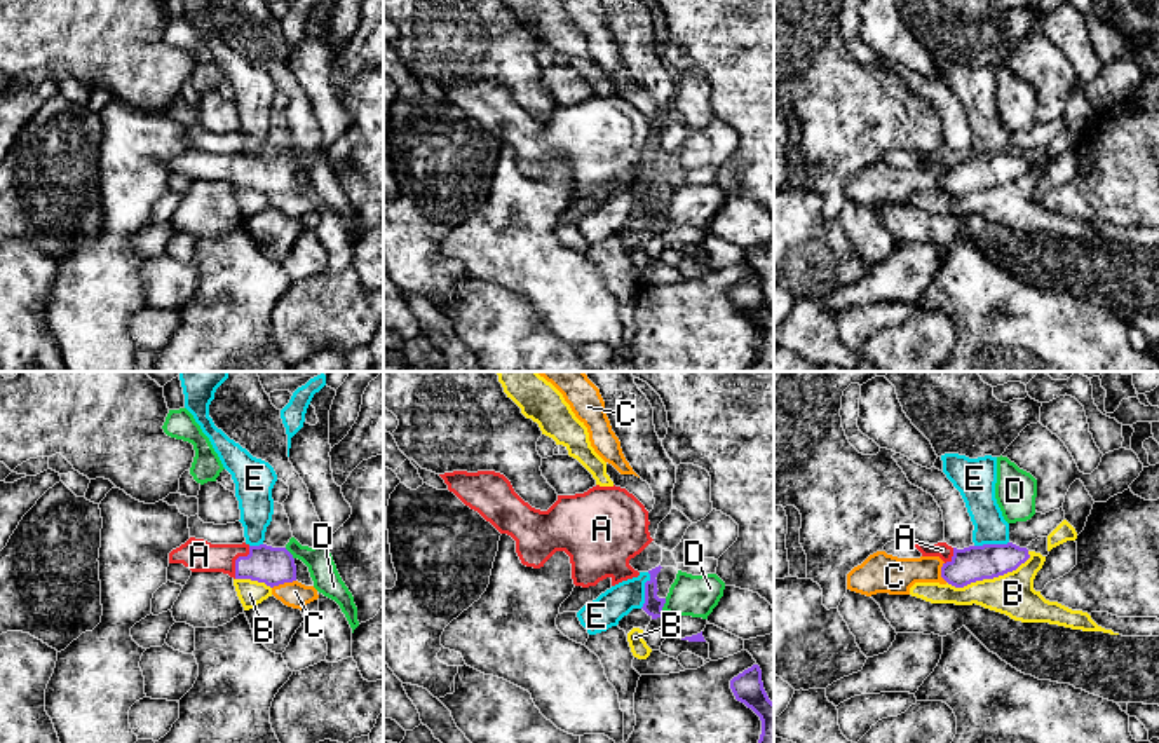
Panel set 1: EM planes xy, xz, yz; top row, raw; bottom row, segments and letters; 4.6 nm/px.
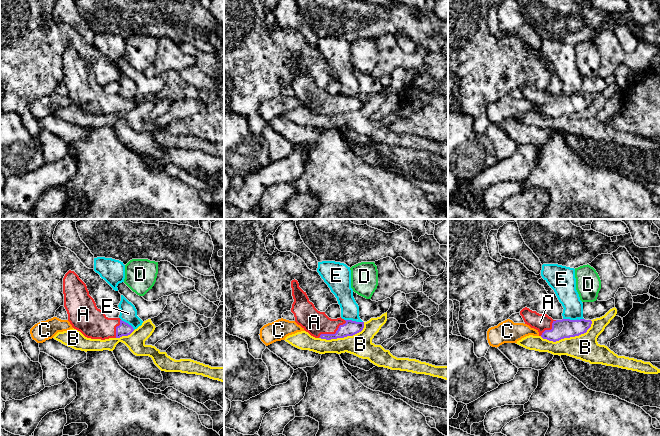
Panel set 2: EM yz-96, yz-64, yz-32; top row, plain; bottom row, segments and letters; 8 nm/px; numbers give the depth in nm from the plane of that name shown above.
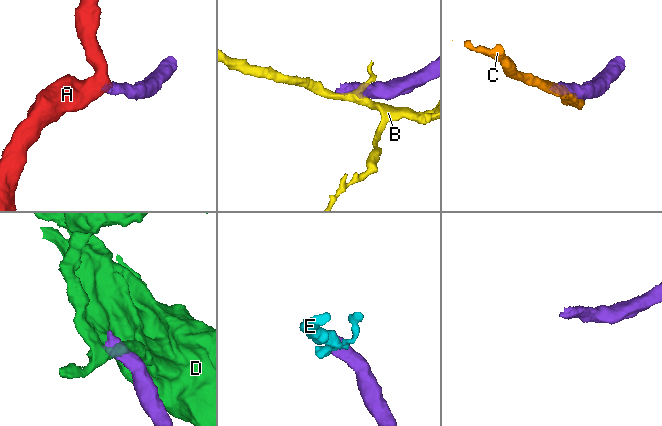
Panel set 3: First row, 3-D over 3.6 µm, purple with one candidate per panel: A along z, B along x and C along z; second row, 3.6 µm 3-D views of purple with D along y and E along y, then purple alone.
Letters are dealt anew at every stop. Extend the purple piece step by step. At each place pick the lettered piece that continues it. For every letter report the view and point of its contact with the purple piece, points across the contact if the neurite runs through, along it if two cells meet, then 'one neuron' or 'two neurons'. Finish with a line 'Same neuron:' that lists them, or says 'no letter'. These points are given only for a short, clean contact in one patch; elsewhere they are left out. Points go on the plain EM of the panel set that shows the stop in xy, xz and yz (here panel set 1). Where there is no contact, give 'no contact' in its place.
A: contact xy (236, 170); way xy (272, 175), (236, 170), (199, 164); one neuron
B: contact yz (990, 187); border yz (1029, 161), (1023, 171), (1003, 184), (962, 196), (947, 192); two neurons
C: contact xy (283, 192); two neurons
D: contact xz (663, 215); border xz (664, 208), (663, 218), (670, 225); two neurons
E: contact xz (645, 199); border xz (649, 182), (645, 208), (640, 217); two neurons
Same neuron: A

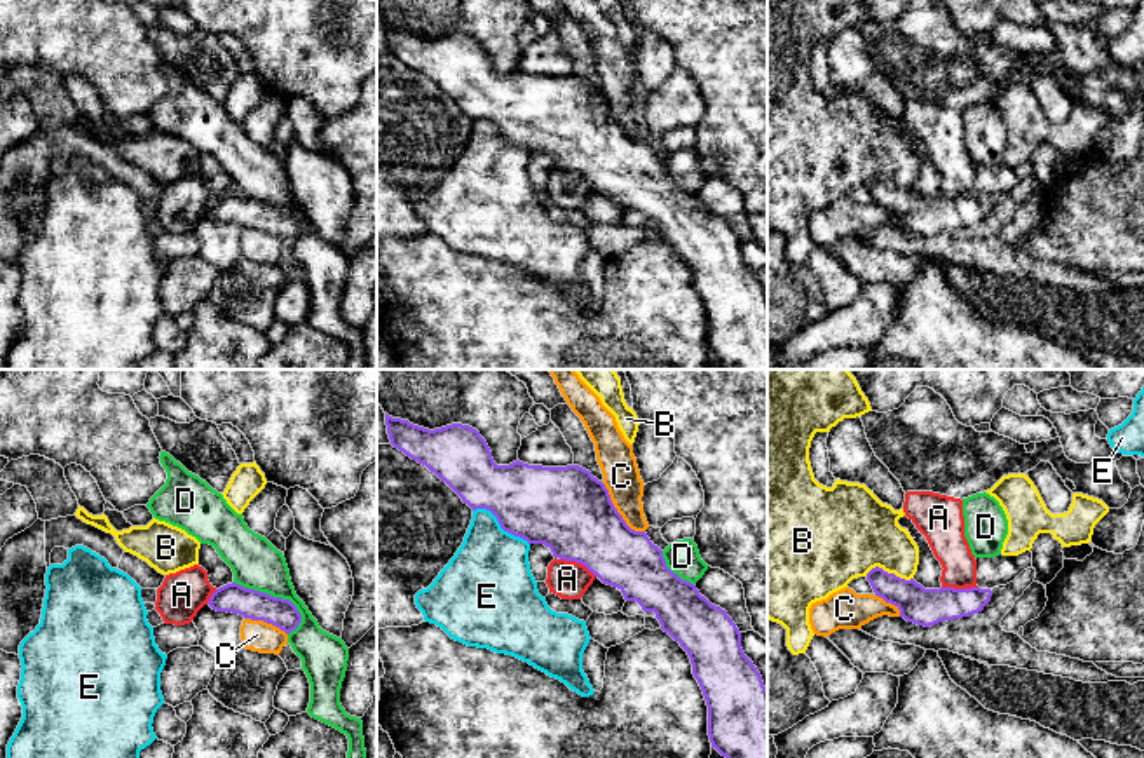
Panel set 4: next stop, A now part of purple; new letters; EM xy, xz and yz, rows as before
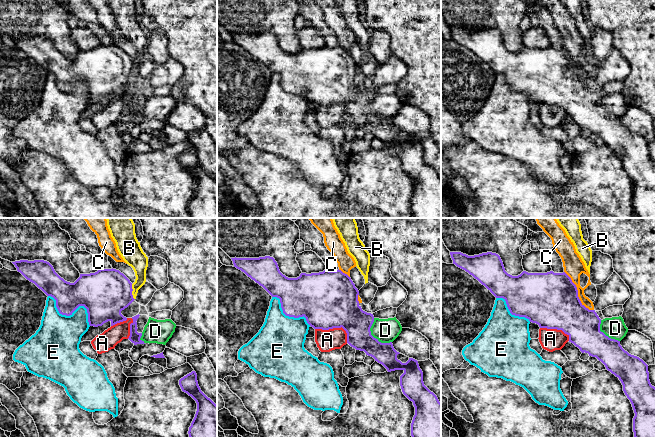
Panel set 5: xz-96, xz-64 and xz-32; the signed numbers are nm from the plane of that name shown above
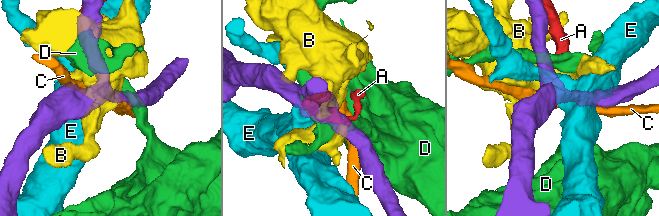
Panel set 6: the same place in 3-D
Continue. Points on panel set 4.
A: contact xz (579, 171); two neurons
B: contact yz (890, 183); two neurons
C: contact xz (618, 122); two neurons
D: contact xy (272, 206); border xy (234, 190), (286, 208), (302, 230); two neurons
E: contact xz (499, 133); two neurons
Same neuron: no letter

